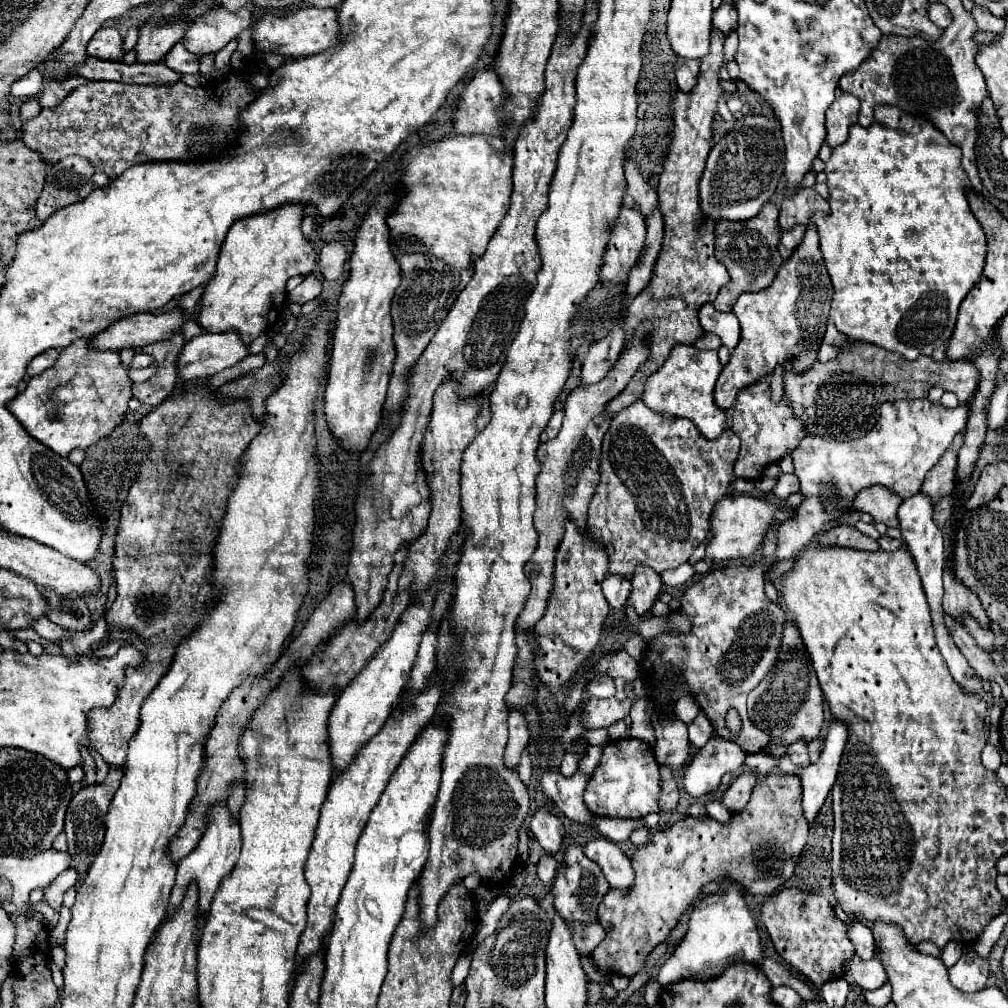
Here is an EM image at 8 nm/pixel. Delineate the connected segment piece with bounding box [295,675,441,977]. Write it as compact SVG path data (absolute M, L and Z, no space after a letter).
M441 675L433 677L433 681L435 681L435 685L429 685L429 689L425 689L425 693L421 693L413 701L411 709L403 711L403 709L397 709L397 705L395 705L395 709L393 709L391 717L387 719L385 727L381 729L381 733L377 733L377 737L373 737L365 745L365 749L361 749L361 753L353 761L353 765L349 765L349 769L345 773L341 773L329 787L327 799L321 807L321 817L319 817L319 825L315 831L315 839L313 839L313 845L311 845L311 851L307 857L307 865L305 865L305 879L311 887L311 897L307 901L307 911L309 911L307 927L301 933L299 945L297 945L295 977L301 973L303 961L307 961L311 955L321 953L325 949L325 941L333 929L335 905L337 905L341 889L345 887L345 881L351 873L355 845L357 845L361 831L367 825L369 813L377 805L383 789L387 787L393 771L397 769L403 755L415 741L419 729L431 721L435 707L439 705Z

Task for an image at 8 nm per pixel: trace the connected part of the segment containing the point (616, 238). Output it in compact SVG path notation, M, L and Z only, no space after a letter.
M623 207L617 223L611 227L609 247L605 251L603 281L621 285L627 281L645 241L645 219L637 209Z

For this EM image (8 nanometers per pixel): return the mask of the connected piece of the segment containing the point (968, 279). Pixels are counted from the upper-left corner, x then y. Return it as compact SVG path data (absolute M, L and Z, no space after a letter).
M879 105L875 109L875 121L871 127L863 129L861 125L853 125L847 141L833 149L831 159L825 163L825 175L827 175L827 185L829 185L831 213L818 211L811 218L811 222L819 229L821 253L823 253L823 259L825 259L825 265L827 265L827 271L829 271L829 277L831 277L833 289L835 289L833 301L831 301L833 323L849 339L879 345L887 351L901 353L907 359L917 359L919 355L931 355L939 345L943 345L951 339L951 333L953 333L953 327L957 321L957 309L959 309L961 301L967 297L967 293L973 289L973 285L977 285L977 279L981 279L981 269L985 267L987 237L985 237L985 231L981 229L977 217L971 213L967 197L965 197L965 191L971 185L969 185L969 179L965 177L965 171L961 169L961 149L957 149L957 145L949 143L947 137L941 131L937 131L931 123L915 121L911 115L905 115L897 107Z

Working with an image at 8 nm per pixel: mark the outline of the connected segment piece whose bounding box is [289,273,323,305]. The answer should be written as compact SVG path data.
M313 273L311 275L305 275L303 281L289 293L289 301L303 305L303 303L319 297L321 295L321 289L323 289L321 287L321 281Z

